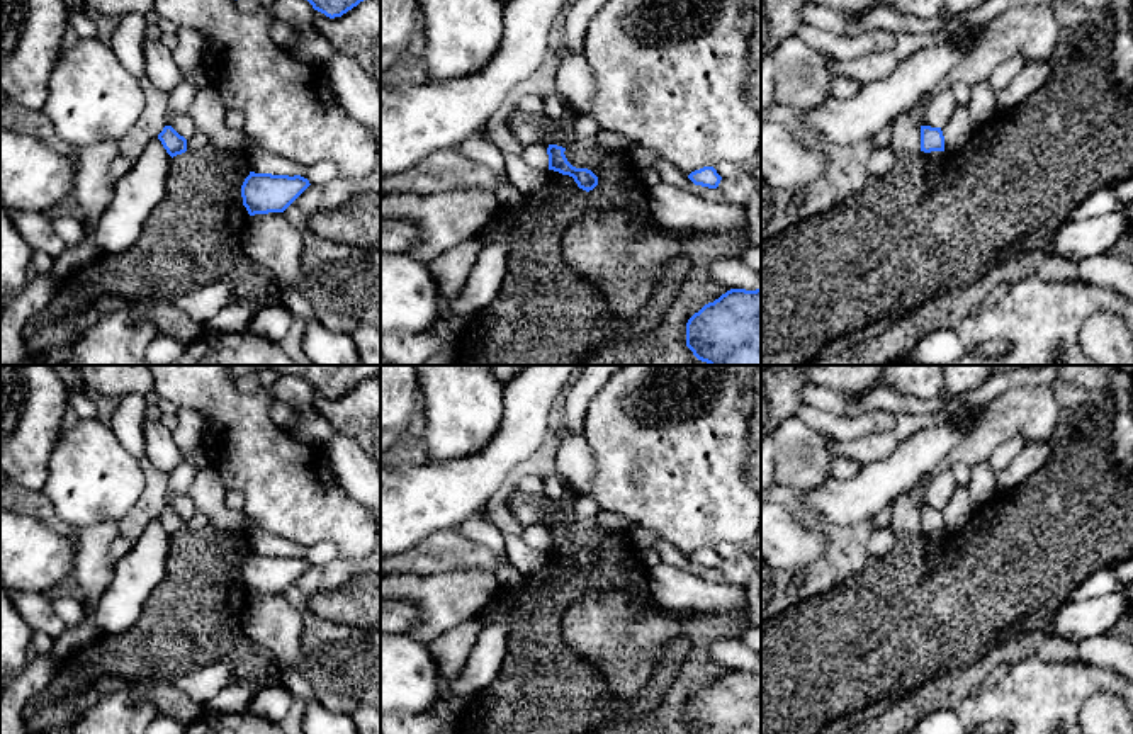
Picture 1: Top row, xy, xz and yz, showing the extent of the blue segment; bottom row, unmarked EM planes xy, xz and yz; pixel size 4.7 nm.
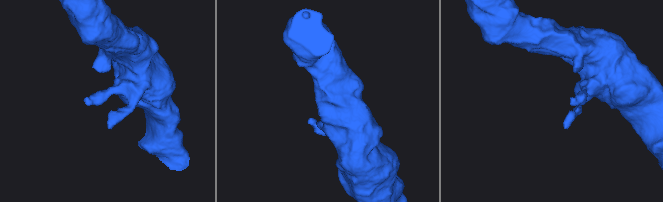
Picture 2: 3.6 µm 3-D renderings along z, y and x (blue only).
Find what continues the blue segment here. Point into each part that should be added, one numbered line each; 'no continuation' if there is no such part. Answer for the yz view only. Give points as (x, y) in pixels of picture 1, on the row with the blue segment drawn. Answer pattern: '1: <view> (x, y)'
no continuation

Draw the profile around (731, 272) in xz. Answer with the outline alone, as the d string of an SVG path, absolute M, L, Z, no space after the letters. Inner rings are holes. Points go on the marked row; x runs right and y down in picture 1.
M719 258L710 265L710 279L729 289L761 289L761 274L739 258Z

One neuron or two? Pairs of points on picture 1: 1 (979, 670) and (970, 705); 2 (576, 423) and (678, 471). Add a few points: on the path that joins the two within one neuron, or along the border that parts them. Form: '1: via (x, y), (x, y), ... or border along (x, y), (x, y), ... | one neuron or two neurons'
1: border along (977, 688), (953, 709) | two neurons
2: border along (598, 388), (580, 432) | two neurons

